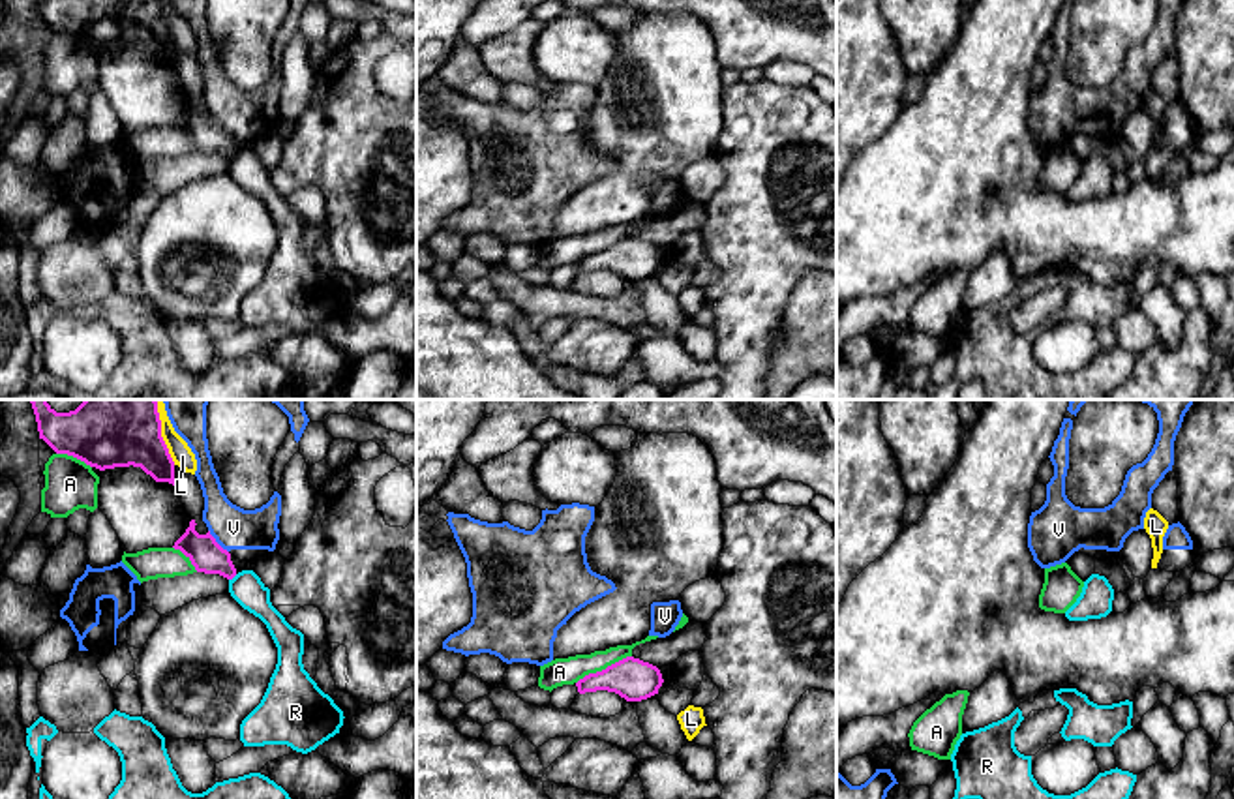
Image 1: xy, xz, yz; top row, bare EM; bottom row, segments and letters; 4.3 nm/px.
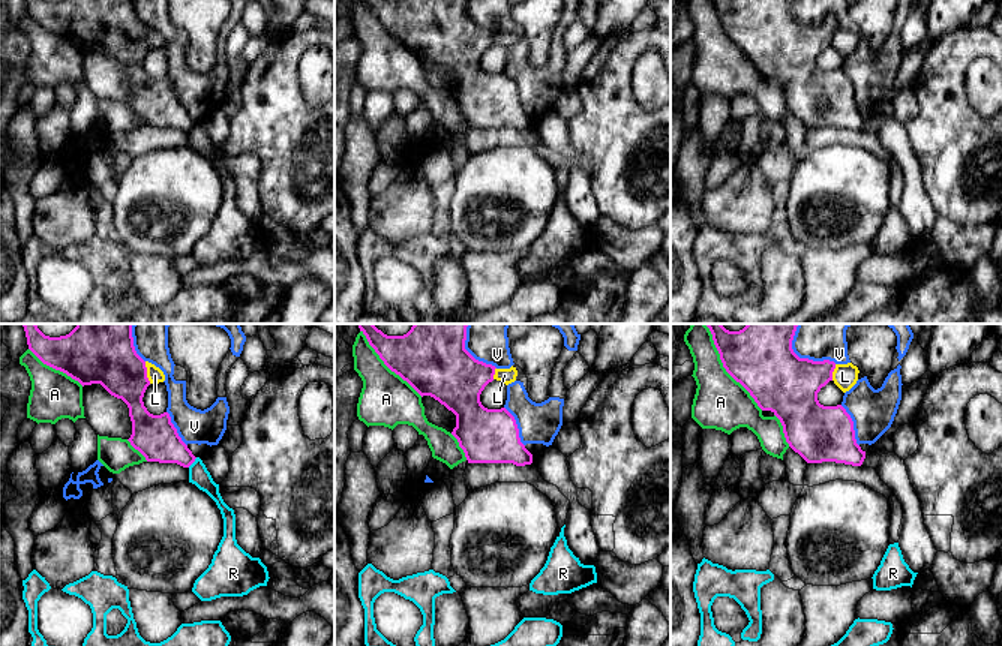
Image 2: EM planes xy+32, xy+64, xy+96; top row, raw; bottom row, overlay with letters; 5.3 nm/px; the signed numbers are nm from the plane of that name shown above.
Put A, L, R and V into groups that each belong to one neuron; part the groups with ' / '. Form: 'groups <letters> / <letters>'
groups A / L / R / V

